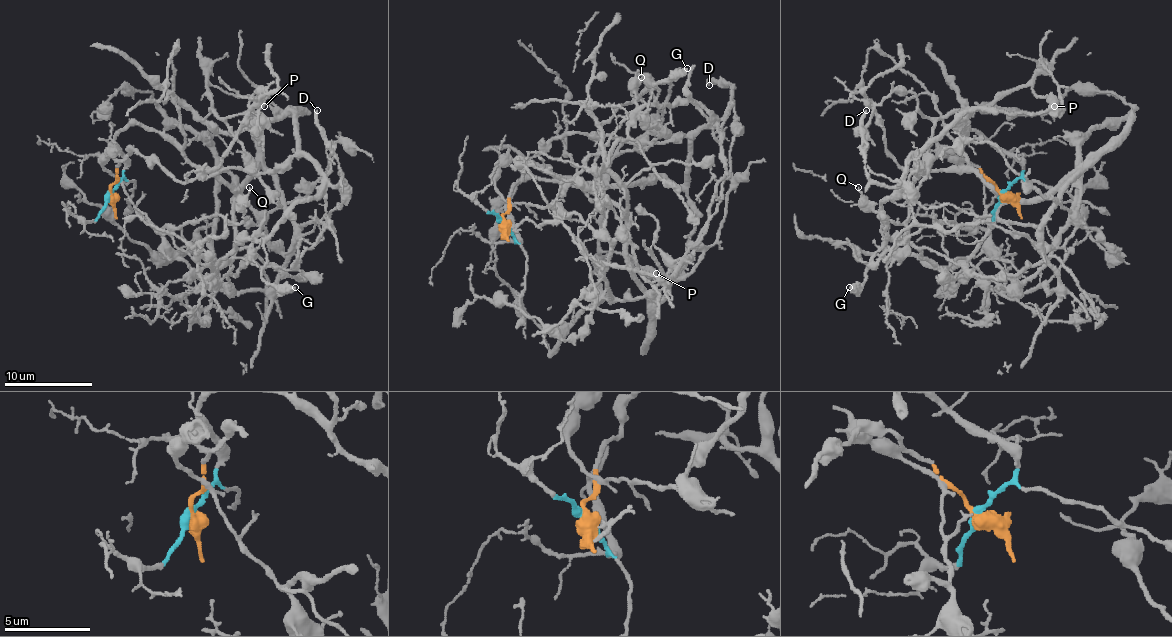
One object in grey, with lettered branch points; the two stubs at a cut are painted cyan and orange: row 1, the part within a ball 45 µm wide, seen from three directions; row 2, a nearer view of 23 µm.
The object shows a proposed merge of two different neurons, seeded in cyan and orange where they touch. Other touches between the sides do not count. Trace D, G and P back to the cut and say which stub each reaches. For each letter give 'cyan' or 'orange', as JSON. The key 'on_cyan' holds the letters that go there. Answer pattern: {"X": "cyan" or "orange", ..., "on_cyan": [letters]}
{"D": "orange", "G": "orange", "P": "cyan", "on_cyan": ["P"]}

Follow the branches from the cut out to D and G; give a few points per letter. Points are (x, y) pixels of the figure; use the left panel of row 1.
D: (112, 193), (132, 151), (182, 182), (304, 156), (333, 187), (342, 171), (317, 109)
G: (112, 193), (132, 151), (182, 182), (304, 156), (322, 187), (264, 242), (262, 277), (295, 286)

